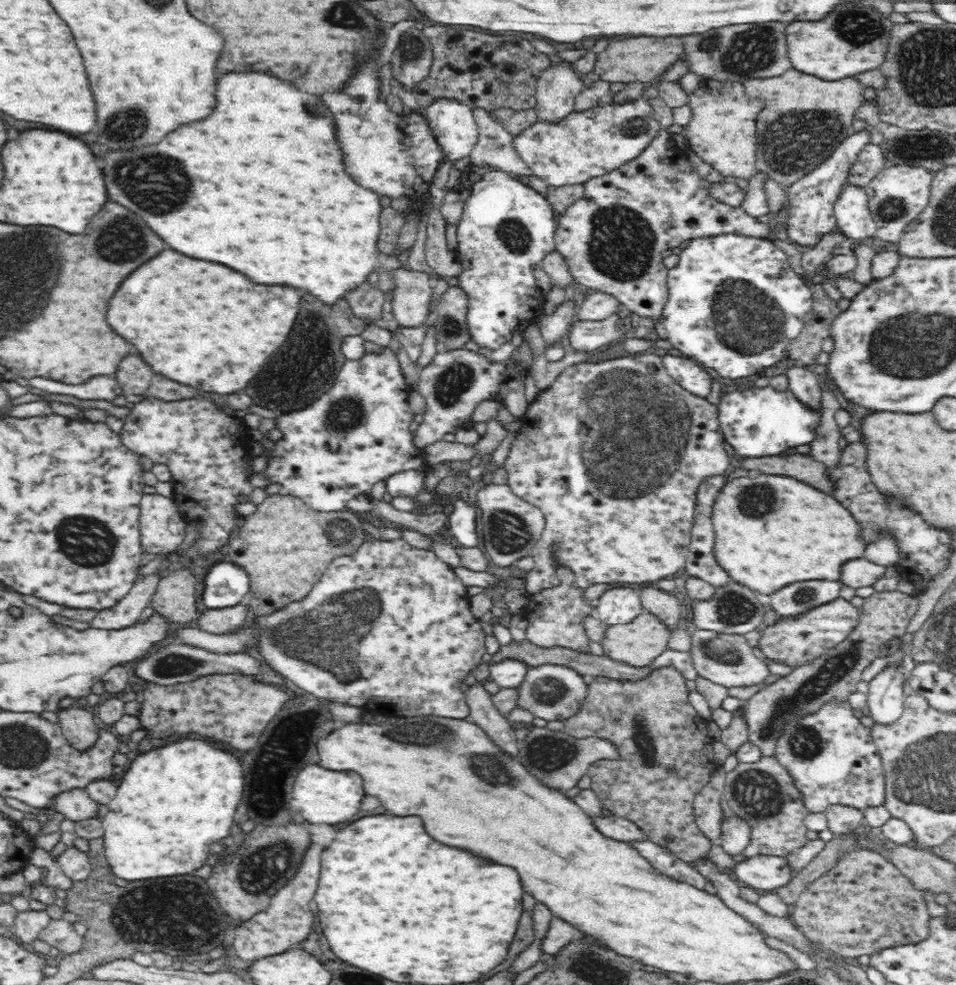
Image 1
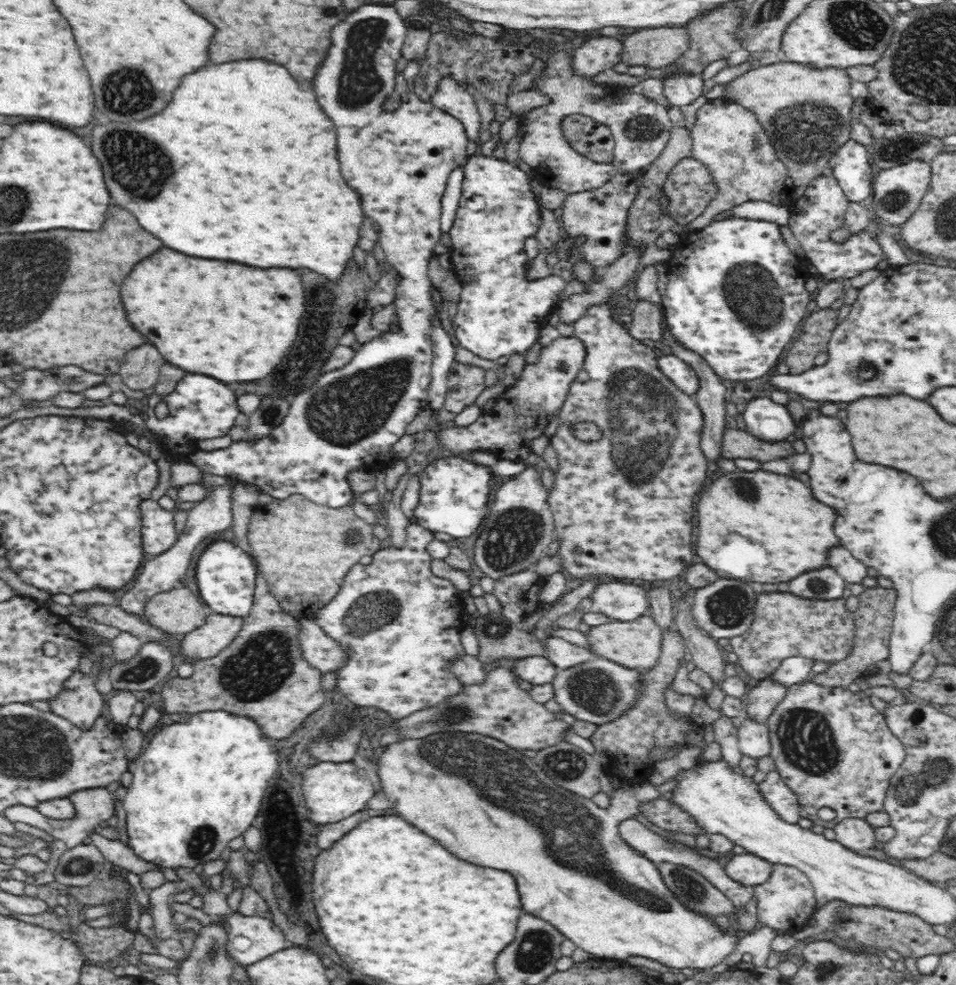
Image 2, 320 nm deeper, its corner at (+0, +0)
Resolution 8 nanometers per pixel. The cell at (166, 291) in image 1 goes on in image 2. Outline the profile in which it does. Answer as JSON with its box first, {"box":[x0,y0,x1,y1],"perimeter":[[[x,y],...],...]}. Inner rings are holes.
{"box":[122,248,304,384],"perimeter":[[[160,248],[154,256],[142,260],[122,284],[122,302],[128,320],[142,332],[164,356],[166,362],[194,374],[212,376],[224,384],[252,382],[268,376],[298,336],[298,320],[304,312],[302,278],[292,268],[254,268],[220,260],[202,260]]]}

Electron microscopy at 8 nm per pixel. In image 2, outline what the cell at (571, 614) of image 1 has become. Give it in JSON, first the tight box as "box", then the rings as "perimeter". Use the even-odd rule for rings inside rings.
{"box":[545,637,596,669],"perimeter":[[[550,637],[545,658],[548,658],[557,669],[570,669],[592,661],[596,656],[586,648],[570,644],[562,638]]]}

